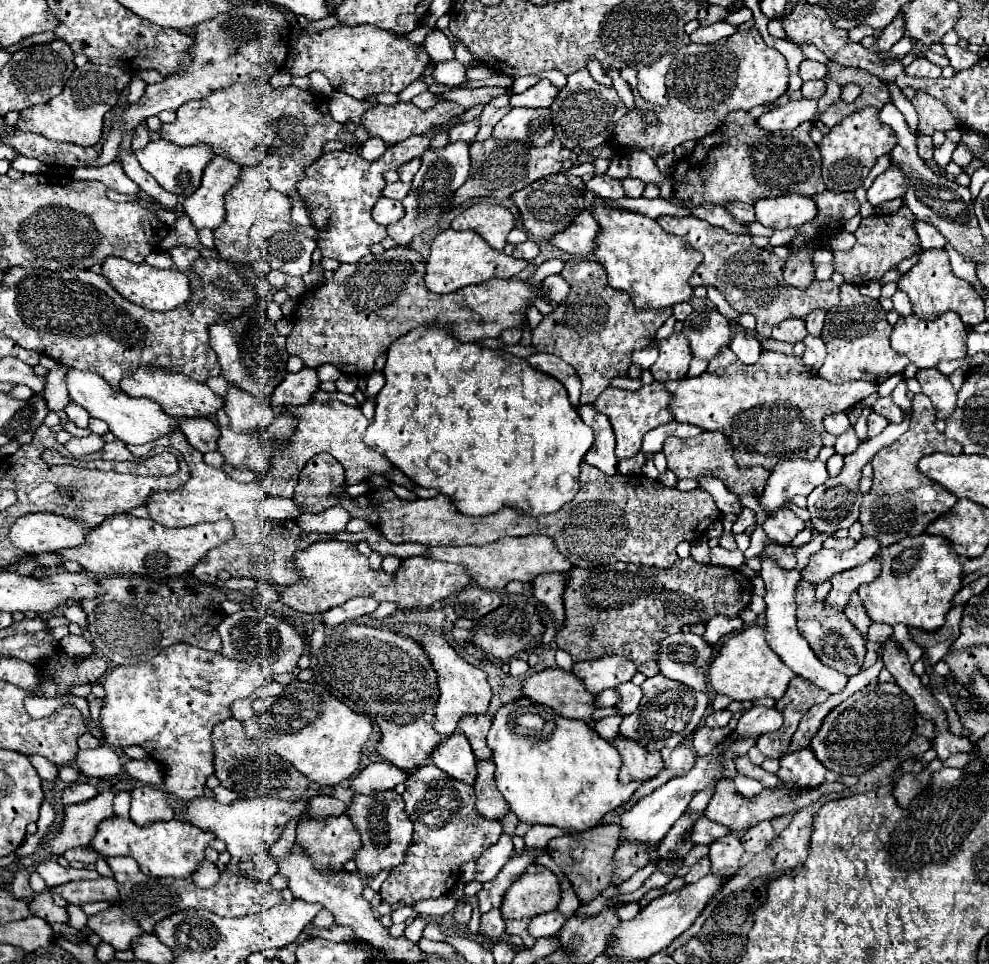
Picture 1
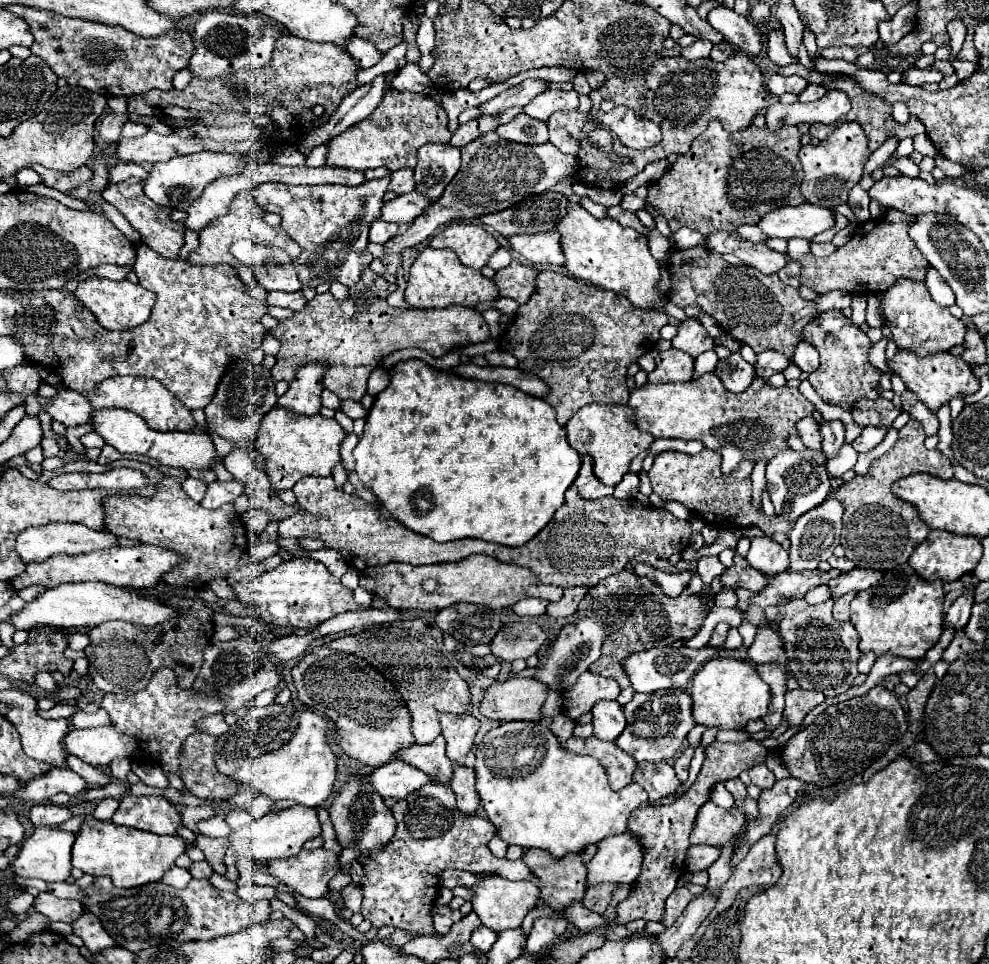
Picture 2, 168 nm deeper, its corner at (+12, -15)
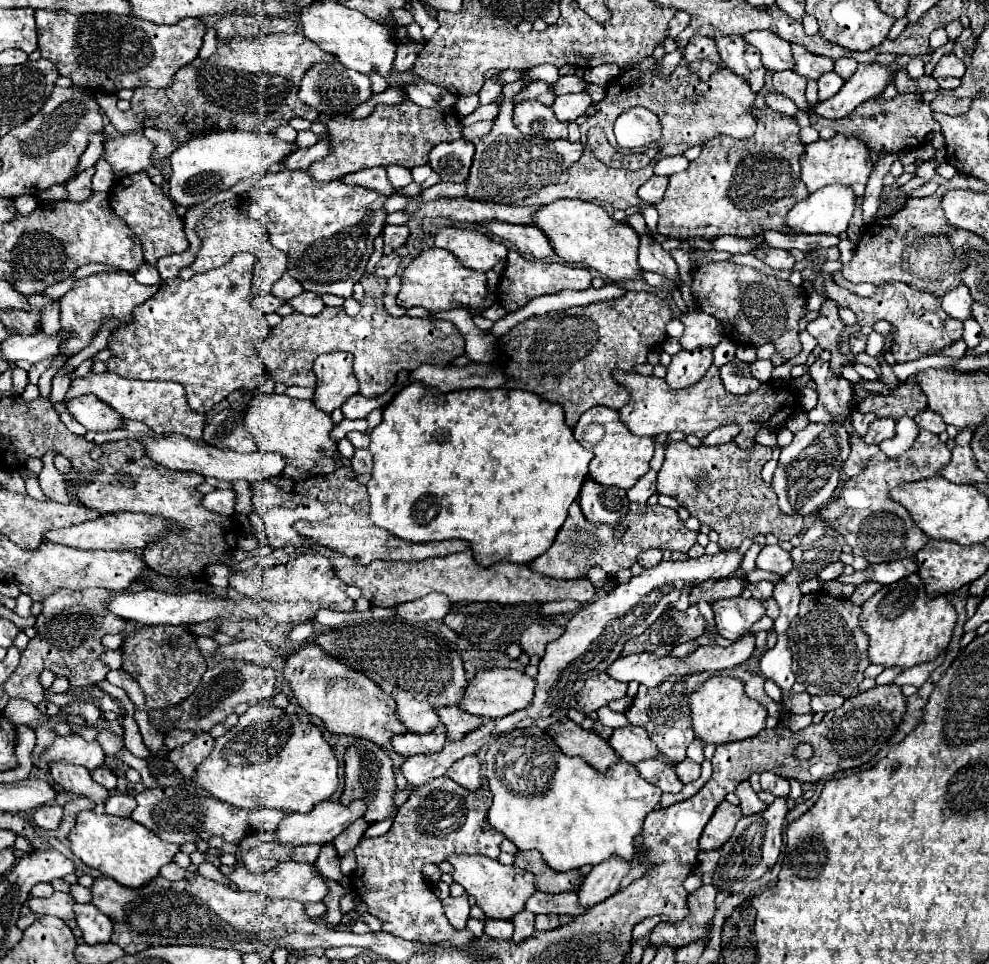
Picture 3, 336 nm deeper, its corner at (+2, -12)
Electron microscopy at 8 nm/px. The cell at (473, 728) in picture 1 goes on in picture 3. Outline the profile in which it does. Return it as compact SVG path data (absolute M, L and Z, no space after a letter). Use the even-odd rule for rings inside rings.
M448 706L448 708L436 708L442 724L446 726L448 740L462 740L466 734L482 726L482 718L464 712L458 706Z

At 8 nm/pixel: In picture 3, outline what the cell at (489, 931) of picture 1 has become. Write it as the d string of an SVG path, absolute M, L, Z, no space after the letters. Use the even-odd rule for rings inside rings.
M486 918L484 934L492 940L510 940L512 930L514 930L514 926L512 926L510 920L490 920L490 918Z

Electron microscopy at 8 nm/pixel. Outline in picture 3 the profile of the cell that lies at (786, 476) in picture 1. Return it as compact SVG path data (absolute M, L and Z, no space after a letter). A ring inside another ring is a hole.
M808 424L796 432L790 446L780 452L778 468L772 480L772 488L778 494L778 506L788 516L810 516L816 514L824 504L830 502L840 482L840 470L850 454L848 432L844 426L834 424Z

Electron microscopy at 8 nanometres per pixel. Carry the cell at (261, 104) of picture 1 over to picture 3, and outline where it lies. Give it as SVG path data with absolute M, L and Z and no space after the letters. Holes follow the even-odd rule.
M124 134L104 142L104 158L112 164L116 176L130 176L152 166L154 142L144 134Z

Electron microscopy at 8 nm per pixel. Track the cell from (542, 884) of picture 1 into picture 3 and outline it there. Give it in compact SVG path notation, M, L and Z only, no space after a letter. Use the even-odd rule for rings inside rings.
M450 856L448 860L454 866L454 882L464 886L464 890L476 898L476 904L484 910L486 918L496 918L496 920L512 920L518 912L526 908L526 900L536 892L534 876L526 870L506 864L500 864L498 860L486 858L486 856Z

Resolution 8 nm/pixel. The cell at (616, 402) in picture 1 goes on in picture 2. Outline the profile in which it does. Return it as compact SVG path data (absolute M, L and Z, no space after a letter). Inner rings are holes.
M586 405L582 407L566 425L566 437L572 449L580 455L592 457L592 469L600 483L618 485L622 477L628 473L632 459L650 447L654 437L650 433L640 431L632 423L634 411L628 405Z

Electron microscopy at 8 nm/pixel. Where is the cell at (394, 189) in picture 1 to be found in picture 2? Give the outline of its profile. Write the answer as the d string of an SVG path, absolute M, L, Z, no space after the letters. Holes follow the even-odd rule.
M420 191L404 193L382 207L382 219L392 221L392 223L412 223L416 217L422 215L422 211L430 205L432 201L424 197Z

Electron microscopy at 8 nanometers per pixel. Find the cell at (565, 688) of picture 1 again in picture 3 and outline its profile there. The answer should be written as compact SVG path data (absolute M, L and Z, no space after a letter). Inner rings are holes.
M500 668L482 670L474 676L474 680L470 680L466 696L460 700L458 706L480 718L502 718L516 710L528 708L534 698L534 686L536 686L534 678L530 678L522 670L500 670Z

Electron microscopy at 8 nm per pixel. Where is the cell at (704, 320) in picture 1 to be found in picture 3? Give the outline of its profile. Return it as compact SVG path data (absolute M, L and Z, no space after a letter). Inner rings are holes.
M686 312L680 320L686 326L684 334L680 336L680 344L684 350L716 348L724 338L722 324L718 324L718 320L714 320L714 316L706 312Z

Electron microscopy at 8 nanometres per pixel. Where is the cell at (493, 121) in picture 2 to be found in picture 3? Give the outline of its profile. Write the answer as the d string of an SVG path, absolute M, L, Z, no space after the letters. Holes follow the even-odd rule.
M532 82L532 84L528 84L522 92L518 92L518 94L514 96L514 106L520 104L522 100L538 100L538 102L550 106L550 104L554 102L554 94L550 94L546 82Z

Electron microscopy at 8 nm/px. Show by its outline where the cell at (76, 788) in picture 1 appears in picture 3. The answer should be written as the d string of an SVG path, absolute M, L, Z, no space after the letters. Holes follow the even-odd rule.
M40 806L36 808L34 812L34 822L40 826L40 828L50 828L50 830L56 830L60 826L60 820L64 816L64 808L62 806Z

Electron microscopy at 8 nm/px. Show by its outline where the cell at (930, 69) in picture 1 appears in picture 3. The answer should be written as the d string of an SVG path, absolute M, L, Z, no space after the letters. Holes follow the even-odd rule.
M948 54L948 56L942 56L940 62L936 64L934 72L932 72L932 78L942 78L942 76L956 76L956 78L962 78L966 72L966 66L962 60L958 60L954 54Z

